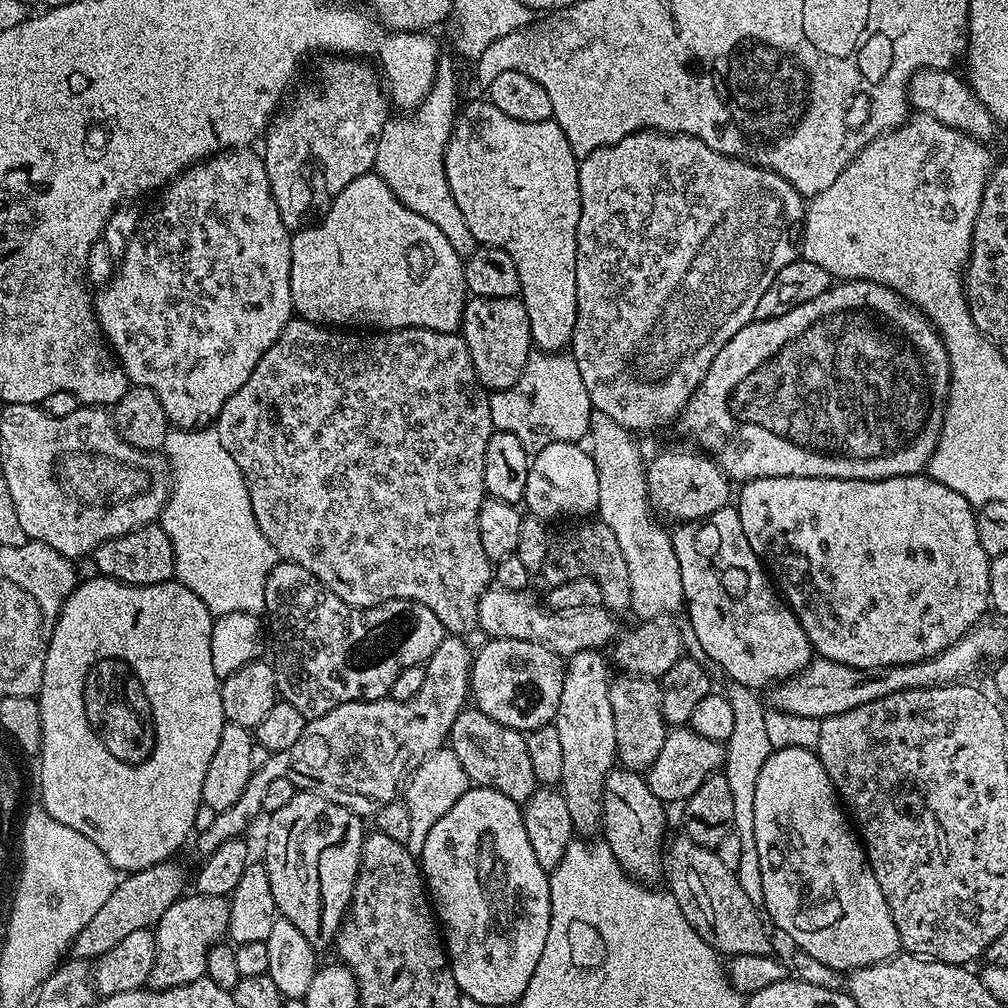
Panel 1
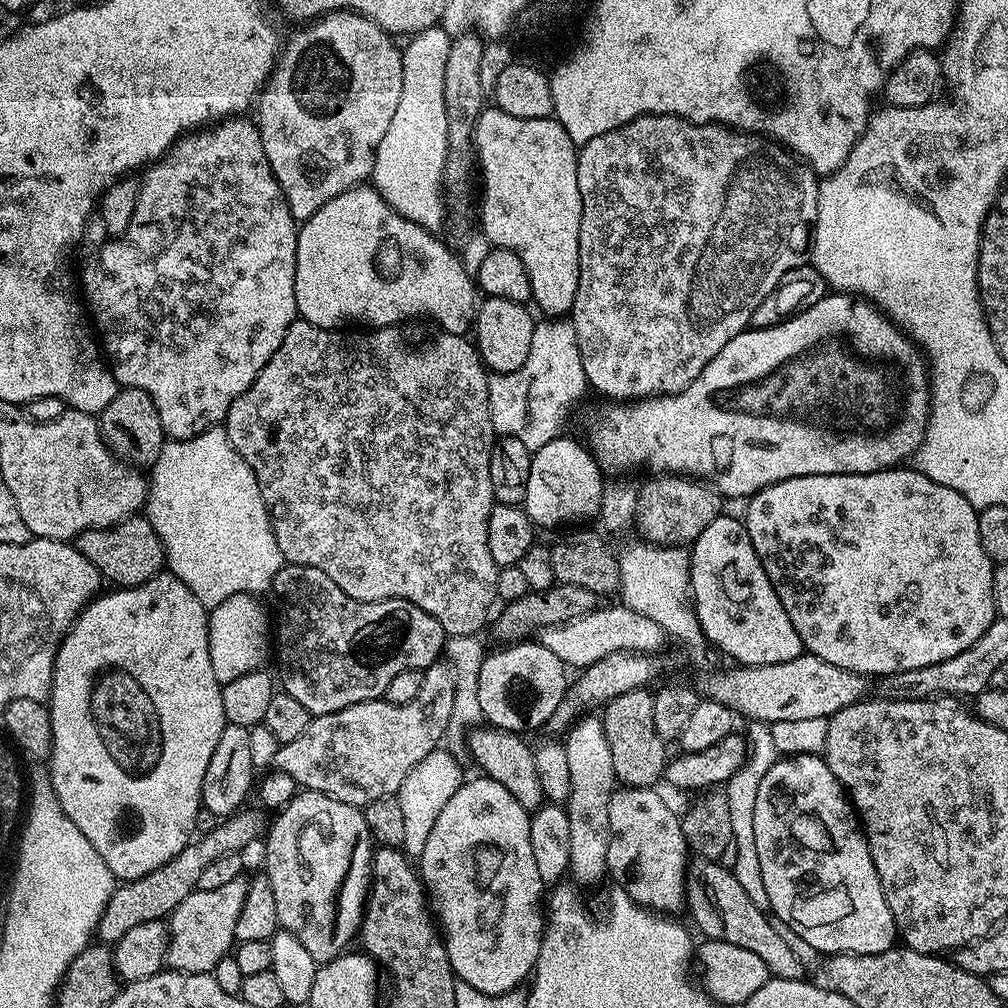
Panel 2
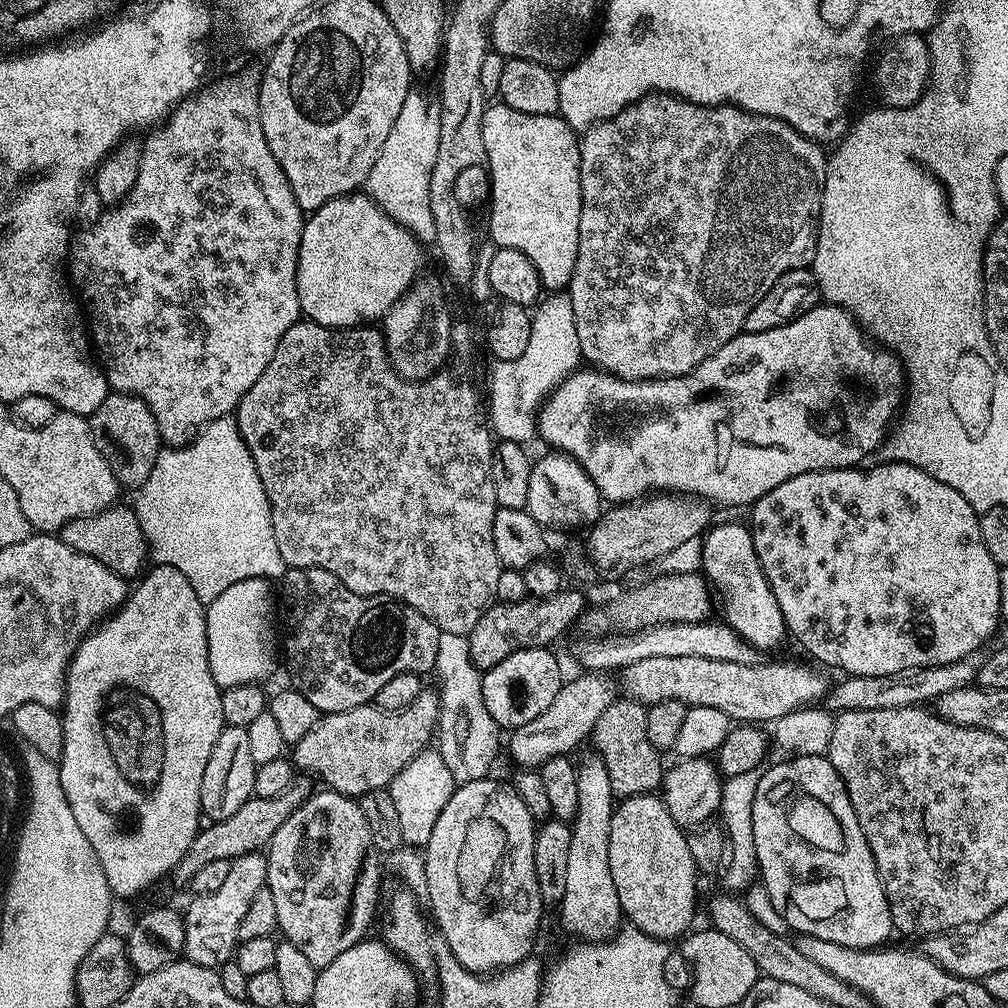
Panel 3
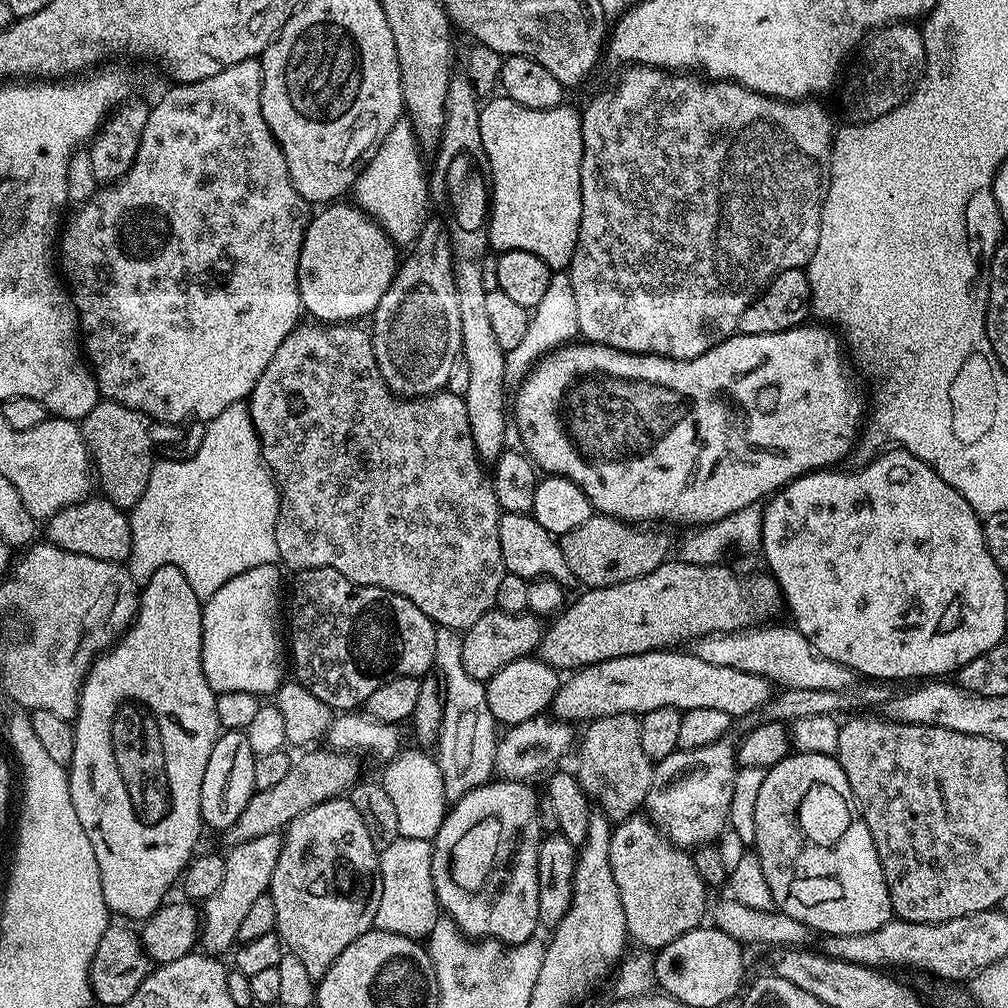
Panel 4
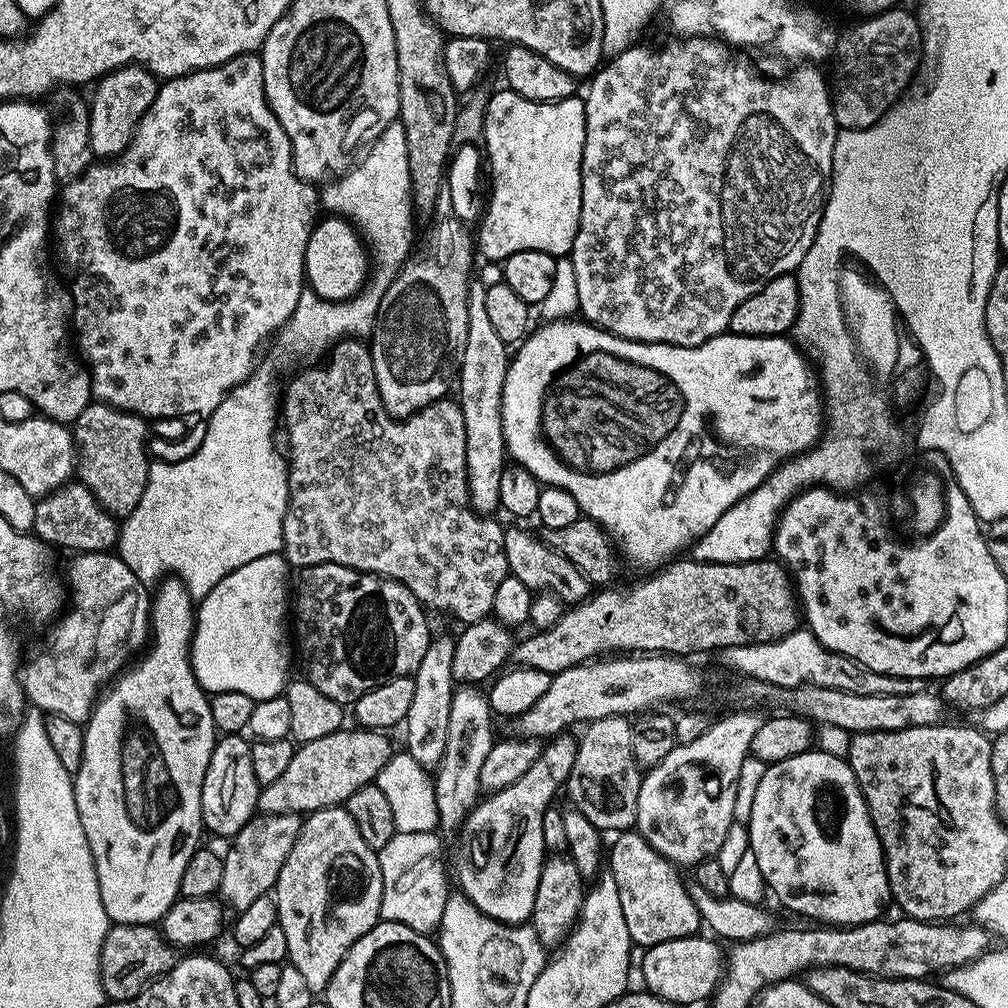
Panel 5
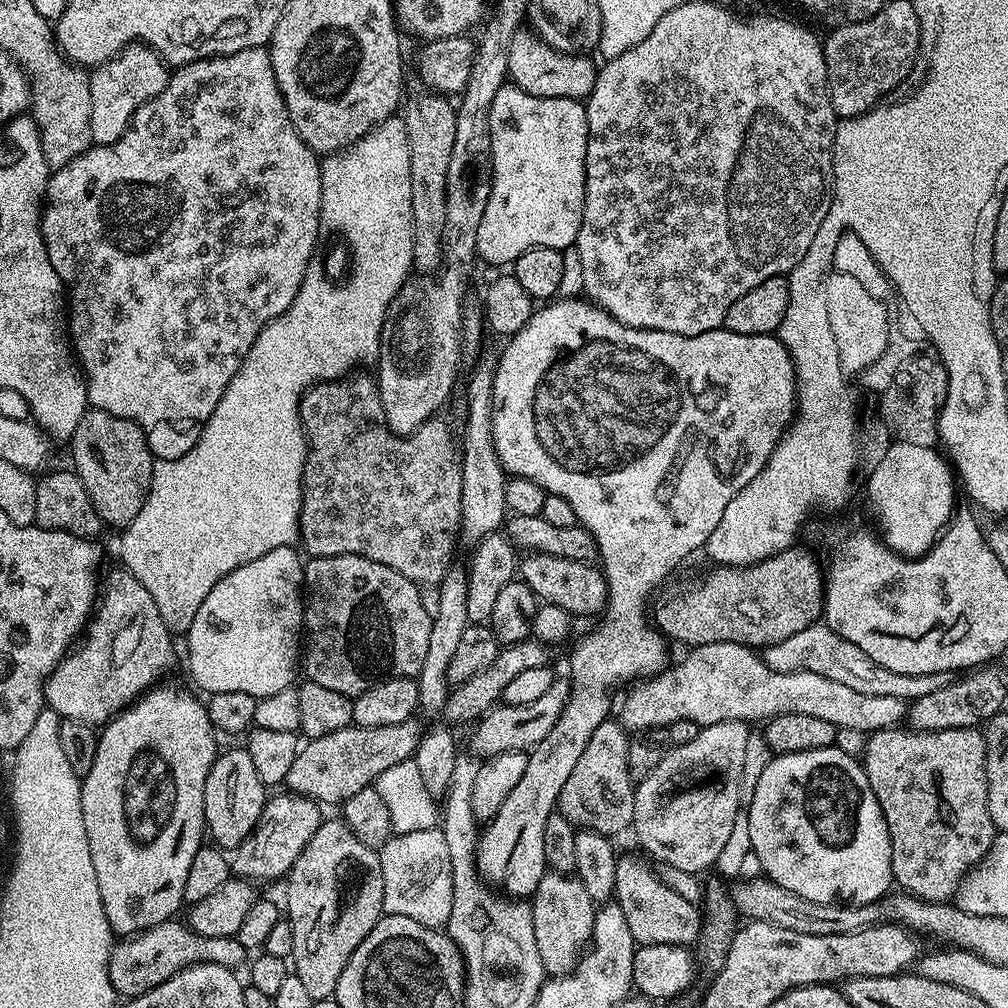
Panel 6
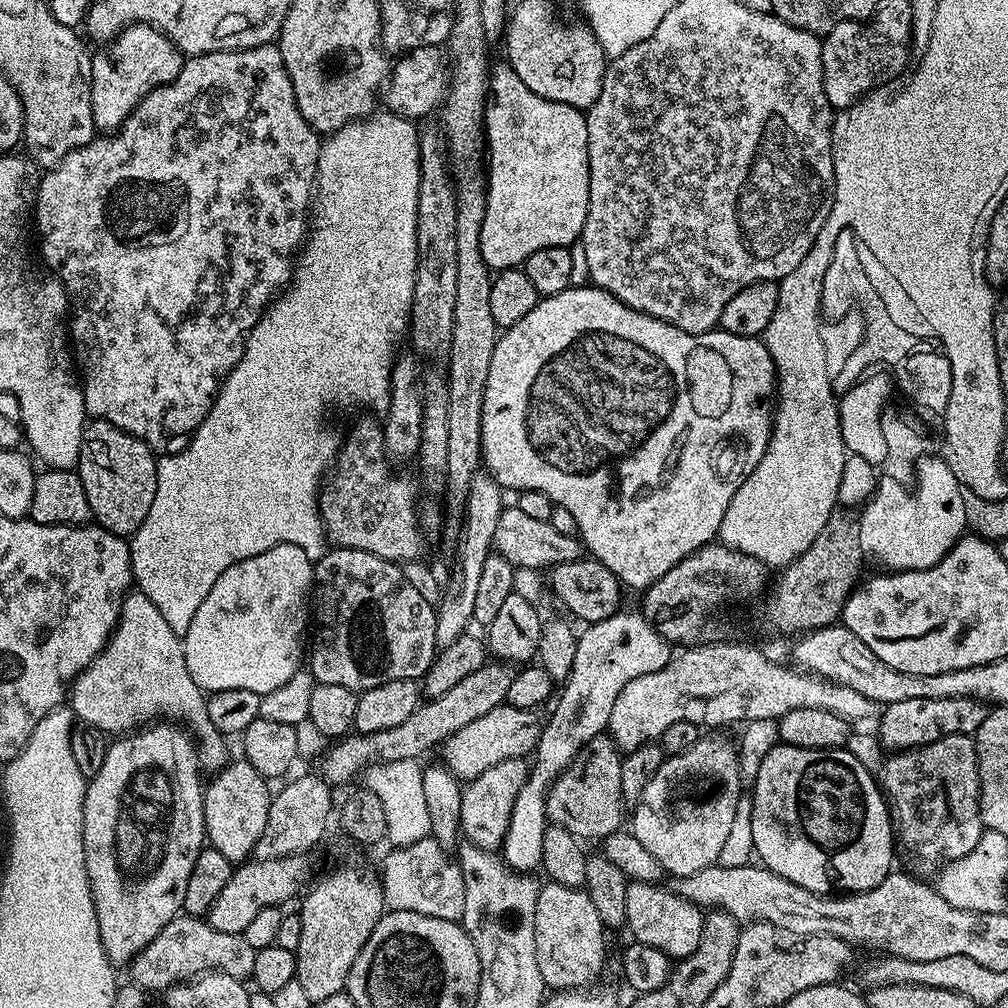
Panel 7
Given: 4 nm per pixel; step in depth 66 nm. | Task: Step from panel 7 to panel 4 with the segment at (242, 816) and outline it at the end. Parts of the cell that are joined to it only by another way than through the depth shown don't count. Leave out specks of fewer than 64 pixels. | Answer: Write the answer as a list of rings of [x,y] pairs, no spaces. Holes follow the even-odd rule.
[[[221,731],[214,742],[214,750],[210,750],[210,762],[206,762],[206,778],[202,778],[202,798],[200,799],[200,818],[217,830],[234,826],[238,822],[238,814],[246,810],[246,802],[250,802],[254,786],[254,762],[257,755],[250,750],[250,742],[243,731]]]

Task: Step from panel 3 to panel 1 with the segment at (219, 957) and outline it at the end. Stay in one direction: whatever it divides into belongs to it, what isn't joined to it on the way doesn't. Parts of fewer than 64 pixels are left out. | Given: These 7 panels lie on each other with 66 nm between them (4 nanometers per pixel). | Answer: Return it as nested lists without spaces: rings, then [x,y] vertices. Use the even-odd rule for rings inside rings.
[[[199,894],[181,896],[154,925],[156,953],[148,975],[148,984],[159,990],[177,988],[195,980],[205,979],[208,970],[208,949],[225,939],[229,922],[230,910],[225,897]]]

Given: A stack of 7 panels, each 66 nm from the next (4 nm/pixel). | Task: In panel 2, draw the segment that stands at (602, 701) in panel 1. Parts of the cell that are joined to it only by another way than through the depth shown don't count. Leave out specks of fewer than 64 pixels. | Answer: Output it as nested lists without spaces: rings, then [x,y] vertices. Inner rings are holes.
[[[596,714],[584,715],[567,729],[562,740],[566,746],[566,766],[570,769],[570,794],[566,801],[570,818],[568,866],[571,877],[577,880],[577,885],[596,884],[608,872],[608,851],[612,841],[610,798],[618,787],[614,774],[614,758],[610,754],[610,742],[606,742],[604,721]]]

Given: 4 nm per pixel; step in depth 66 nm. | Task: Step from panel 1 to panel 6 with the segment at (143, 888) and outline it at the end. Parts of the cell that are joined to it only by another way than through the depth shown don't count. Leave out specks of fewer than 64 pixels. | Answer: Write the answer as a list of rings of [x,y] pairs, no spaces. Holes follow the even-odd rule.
[[[413,718],[398,722],[398,726],[349,726],[334,730],[334,734],[308,740],[301,747],[298,758],[294,758],[290,774],[286,774],[284,784],[287,791],[298,796],[308,796],[324,806],[343,805],[353,794],[358,794],[358,790],[373,787],[377,778],[390,770],[390,766],[398,766],[398,762],[415,757],[422,735],[418,721]]]

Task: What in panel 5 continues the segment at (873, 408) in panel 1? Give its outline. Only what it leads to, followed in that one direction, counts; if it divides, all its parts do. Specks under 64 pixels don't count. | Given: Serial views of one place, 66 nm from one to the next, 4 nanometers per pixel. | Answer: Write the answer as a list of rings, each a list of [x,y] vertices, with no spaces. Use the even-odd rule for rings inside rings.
[[[583,318],[553,320],[543,323],[542,326],[540,329],[537,327],[528,339],[515,349],[514,355],[508,361],[506,386],[502,386],[502,430],[508,456],[515,463],[526,466],[526,470],[530,470],[530,474],[534,474],[534,478],[538,478],[541,485],[564,488],[566,493],[573,496],[581,513],[613,537],[623,559],[627,563],[629,560],[636,568],[659,569],[677,554],[683,553],[680,552],[683,548],[684,551],[691,549],[700,536],[706,534],[706,530],[710,530],[710,526],[714,526],[714,522],[718,522],[718,518],[722,518],[722,514],[726,514],[730,506],[734,506],[734,502],[753,492],[784,461],[814,448],[826,427],[826,405],[822,399],[817,373],[808,372],[809,361],[805,353],[787,335],[725,334],[691,348],[627,340],[599,328],[597,324],[590,324]]]

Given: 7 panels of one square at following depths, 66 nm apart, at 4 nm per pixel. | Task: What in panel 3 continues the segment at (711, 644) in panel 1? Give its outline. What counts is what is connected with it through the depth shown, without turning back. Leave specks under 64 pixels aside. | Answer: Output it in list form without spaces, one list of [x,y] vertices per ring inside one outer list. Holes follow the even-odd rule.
[[[747,523],[744,524],[720,524],[709,527],[706,536],[708,540],[700,549],[700,567],[702,575],[709,585],[714,589],[718,597],[718,604],[724,607],[723,623],[736,631],[748,644],[757,650],[763,648],[776,648],[780,644],[780,639],[785,639],[786,629],[784,627],[784,615],[778,606],[778,602],[773,600],[767,591],[755,592],[748,588],[752,584],[752,576],[744,572],[744,548],[746,552],[746,542],[752,539],[752,529]]]

